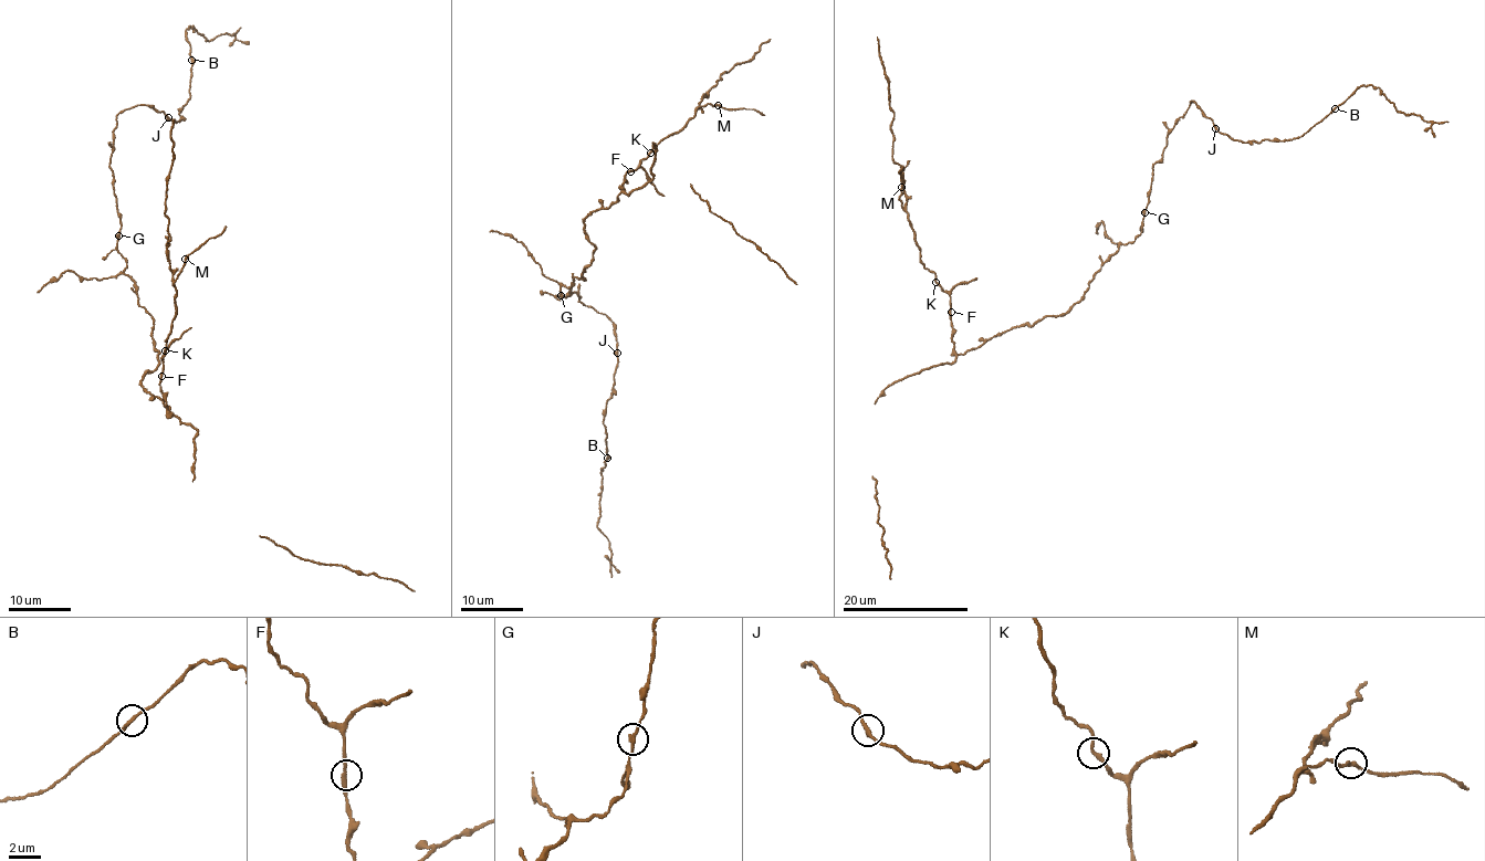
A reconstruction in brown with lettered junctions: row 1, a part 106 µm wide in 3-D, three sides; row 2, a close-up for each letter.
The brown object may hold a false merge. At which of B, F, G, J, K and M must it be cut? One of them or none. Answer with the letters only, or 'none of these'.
none of these

